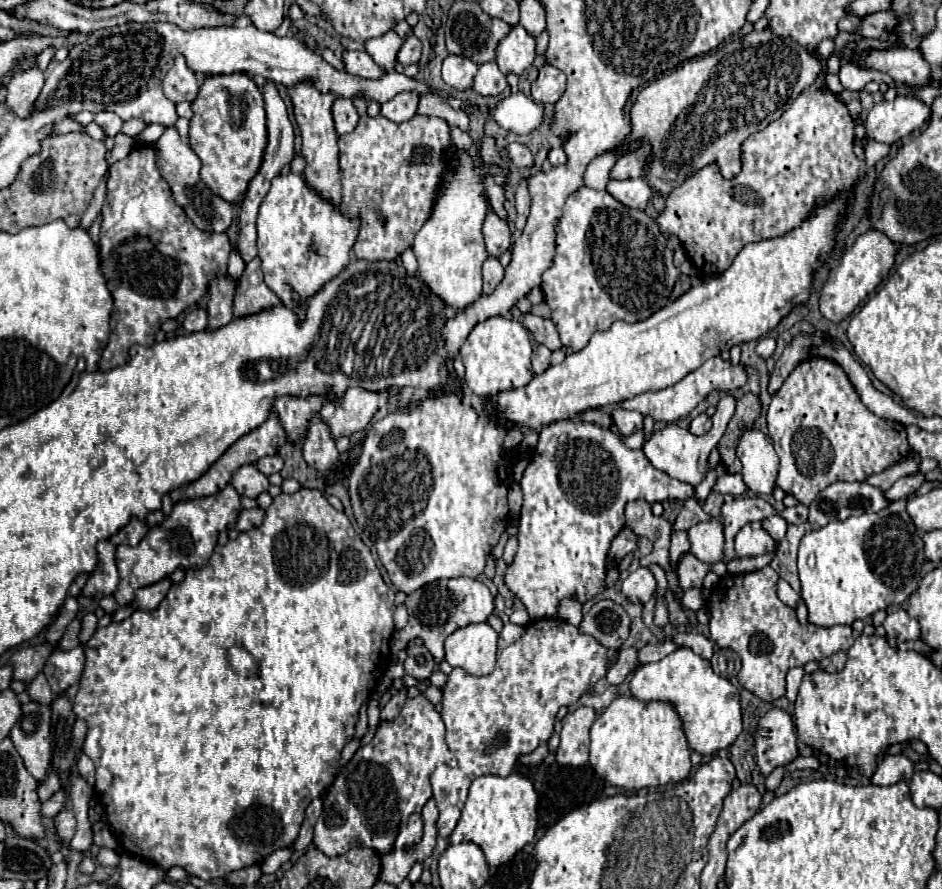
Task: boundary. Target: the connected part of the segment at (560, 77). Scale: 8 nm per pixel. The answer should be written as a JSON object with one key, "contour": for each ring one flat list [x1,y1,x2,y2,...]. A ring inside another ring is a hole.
{"contour":[[544,64,538,78,532,82,532,98,538,104,556,104,566,90,566,76,562,70]]}

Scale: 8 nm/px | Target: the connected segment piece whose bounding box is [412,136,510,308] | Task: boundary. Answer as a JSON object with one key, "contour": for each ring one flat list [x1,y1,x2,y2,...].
{"contour":[[482,136,476,142,478,156,482,166,462,148,446,148,444,162,446,172,436,190,434,206,430,218,424,222,420,232,414,238,412,250,418,258,418,274,430,286,432,292,438,292,452,308,466,308,482,296,482,274,480,268,488,258,484,248,482,224,488,216,488,196,484,188,484,178,492,176,494,182,502,188,510,182,510,168,500,156,498,144,492,136]]}

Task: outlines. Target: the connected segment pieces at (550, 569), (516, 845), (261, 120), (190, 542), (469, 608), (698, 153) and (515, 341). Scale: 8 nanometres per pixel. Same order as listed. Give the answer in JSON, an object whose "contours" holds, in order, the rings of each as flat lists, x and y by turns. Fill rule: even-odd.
{"contours":[[[578,418,560,420,558,424,548,424,542,428,534,458,524,470,520,488,524,502,518,522,518,552,504,572,504,582,508,590,526,606,532,620,556,618,558,606,564,598,584,604,606,588,608,550,612,540,624,528,624,506,628,502,642,498,648,504,654,504,694,496,694,486,674,480,666,472,654,468,640,450,630,450,620,434]],[[480,776,470,784,468,800,464,804,462,816,450,836,452,844,474,842,482,848,486,862,490,866,506,864,518,850,534,840,538,824,538,794,526,776]],[[220,74,206,78,192,102,194,118,190,120,190,148,202,162,200,178,220,198,238,204,246,192,246,184,258,172,262,148,266,146,266,114,260,88,246,74],[216,108,218,116,208,118,208,110],[234,108,244,112,234,114]],[[228,484,222,492,216,492,212,496,178,502,172,514,160,526,148,530,148,534,142,538,138,546,132,548,128,544,120,544,116,548,116,564,120,572,120,584,114,592,116,602,120,606,126,606,138,588,156,584,172,572,176,572,178,568,190,570,206,566,220,532,226,530,228,524,234,524,238,520,240,510,240,494]],[[452,578,452,580,436,580,430,582,418,590,414,590,412,594,408,594,406,598,406,608,410,614,408,626,400,632,396,632,396,636,412,636,412,638,422,638,424,646,430,650,430,654,434,656,436,664,440,664,444,660,444,640,458,628,464,628,468,624,478,624,478,622,486,622,488,616,494,612,494,598,488,590,488,586,476,578]],[[770,28,762,32,750,32,740,40,728,42,714,54,704,54,686,60,678,69,663,72,657,79,650,81,646,88,638,92,634,106,630,108,632,134,622,142,628,144,636,138,644,138,654,148,656,160,650,164,646,174,650,186,668,196,686,176,692,176,698,168,718,162,722,176,734,178,742,170,742,144,748,136,764,130,770,122,780,118,796,96,808,88,822,72,822,62,808,48,800,46,790,38,776,36]],[[496,316,496,318,486,318,478,322,468,334,466,342,462,344,460,354,466,366,466,376,464,376,466,386,476,396,482,396,482,398,488,398,502,390,522,388,534,376,532,366,530,366,530,358,532,358,530,334,520,322,512,318]]]}

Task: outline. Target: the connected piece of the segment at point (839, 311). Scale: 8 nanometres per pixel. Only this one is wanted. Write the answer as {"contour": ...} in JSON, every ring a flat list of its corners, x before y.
{"contour":[[868,230,866,234,862,234,854,246,850,250,844,252,844,256,840,258,838,266,832,268,822,292,820,292,820,312,826,320,830,322,842,322,846,316,850,316,854,312,854,308,866,300,866,296,882,282,884,276,888,276,892,264,894,264,894,254,896,248,894,244,876,230]]}

